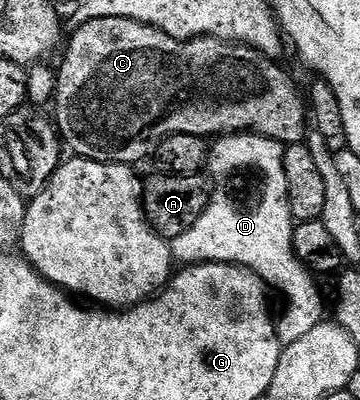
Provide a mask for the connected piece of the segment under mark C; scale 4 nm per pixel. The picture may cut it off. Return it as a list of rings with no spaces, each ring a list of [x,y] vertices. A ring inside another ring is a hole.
[[[96,18],[95,20],[89,20],[83,24],[78,24],[75,27],[75,32],[68,36],[68,43],[65,45],[62,56],[62,69],[59,67],[56,72],[56,91],[52,101],[52,109],[54,108],[53,115],[56,117],[56,127],[60,133],[60,139],[67,149],[70,148],[75,157],[83,160],[95,160],[96,162],[108,162],[109,164],[129,164],[131,166],[137,165],[137,160],[142,160],[146,155],[153,153],[157,149],[158,145],[166,139],[167,136],[172,134],[192,134],[193,136],[201,136],[203,138],[217,138],[223,134],[233,134],[236,132],[257,132],[259,136],[267,136],[269,140],[276,140],[279,144],[285,146],[287,144],[300,144],[307,139],[308,136],[308,108],[304,103],[304,96],[298,93],[298,88],[294,85],[293,80],[284,69],[278,65],[277,59],[264,55],[263,52],[258,52],[255,48],[249,48],[247,44],[235,44],[233,40],[217,40],[215,36],[193,36],[190,40],[177,40],[172,38],[172,34],[164,34],[164,30],[159,28],[153,28],[151,24],[145,24],[144,22],[136,22],[135,20],[129,20],[128,18]]]

